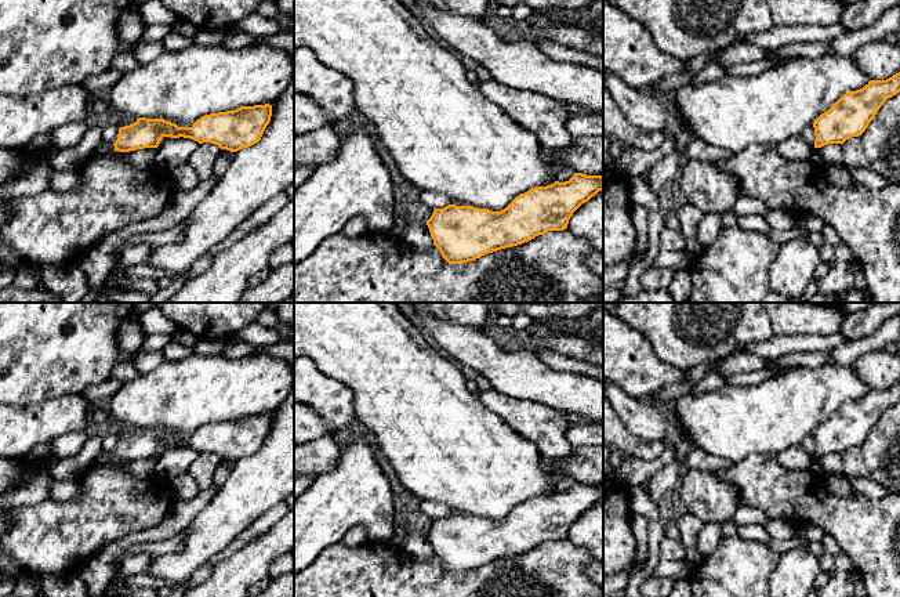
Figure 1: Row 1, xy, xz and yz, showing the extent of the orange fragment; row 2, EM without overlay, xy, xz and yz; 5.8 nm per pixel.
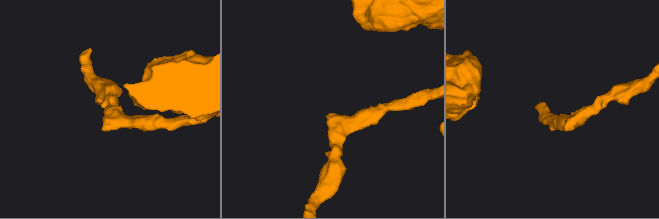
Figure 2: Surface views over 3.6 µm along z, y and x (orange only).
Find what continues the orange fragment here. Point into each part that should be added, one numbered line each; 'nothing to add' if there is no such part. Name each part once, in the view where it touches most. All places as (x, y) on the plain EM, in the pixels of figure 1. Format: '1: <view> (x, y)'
1: xy (102, 458)

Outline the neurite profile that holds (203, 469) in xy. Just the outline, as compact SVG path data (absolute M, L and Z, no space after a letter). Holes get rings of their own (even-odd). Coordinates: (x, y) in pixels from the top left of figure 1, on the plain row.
M203 452L189 467L189 474L196 480L200 489L207 489L214 484L214 474L221 463L215 453Z

